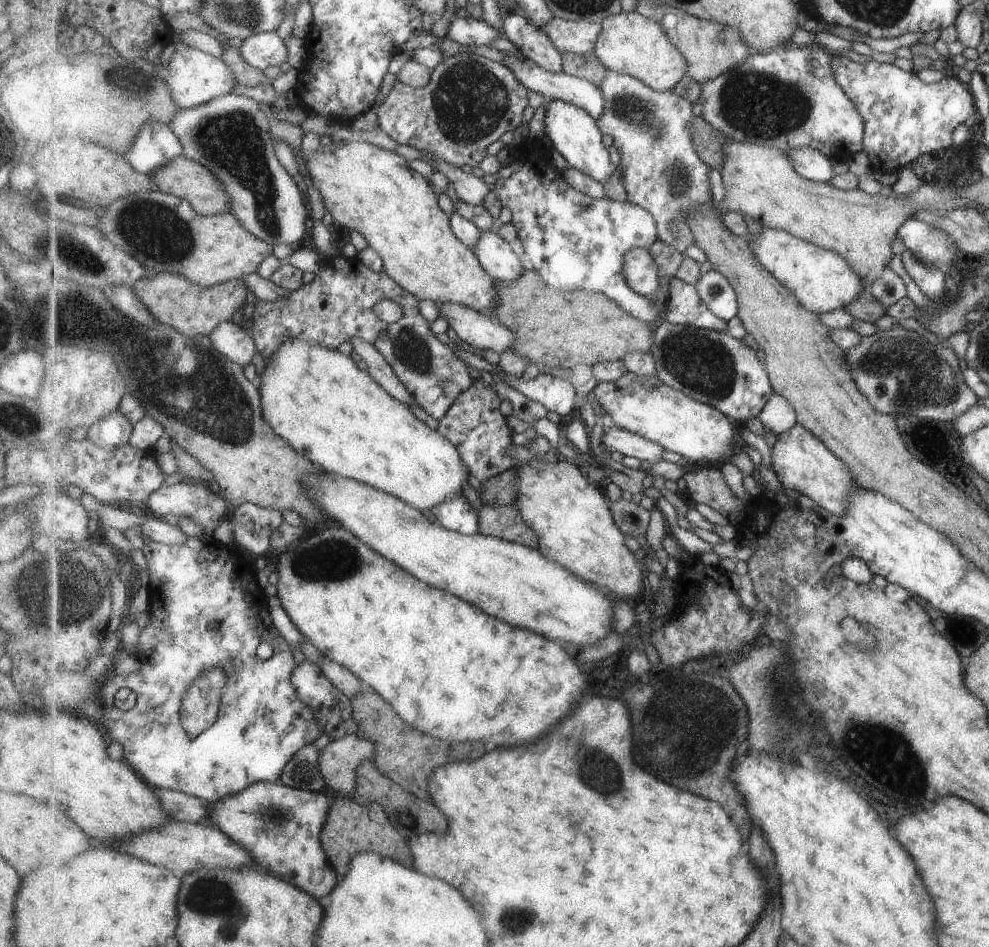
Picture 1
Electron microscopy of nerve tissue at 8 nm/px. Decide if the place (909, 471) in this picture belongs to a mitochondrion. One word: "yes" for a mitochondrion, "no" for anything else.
no

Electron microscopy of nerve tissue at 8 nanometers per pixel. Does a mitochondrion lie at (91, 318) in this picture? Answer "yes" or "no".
yes

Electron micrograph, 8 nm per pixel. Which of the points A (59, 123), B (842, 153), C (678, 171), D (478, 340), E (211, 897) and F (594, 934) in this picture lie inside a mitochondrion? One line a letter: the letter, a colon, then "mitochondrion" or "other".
A: other
B: other
C: mitochondrion
D: other
E: mitochondrion
F: other

